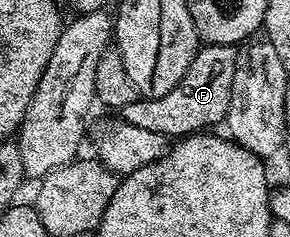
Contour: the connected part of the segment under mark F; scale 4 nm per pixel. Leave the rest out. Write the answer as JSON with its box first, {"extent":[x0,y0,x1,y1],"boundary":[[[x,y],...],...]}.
{"extent":[122,44,238,139],"boundary":[[[201,44],[196,50],[194,59],[186,71],[186,75],[174,87],[174,91],[166,91],[161,97],[138,99],[122,110],[122,117],[127,124],[134,127],[146,127],[146,131],[154,131],[169,139],[187,137],[190,133],[211,130],[228,116],[231,83],[238,64],[237,46]]]}

